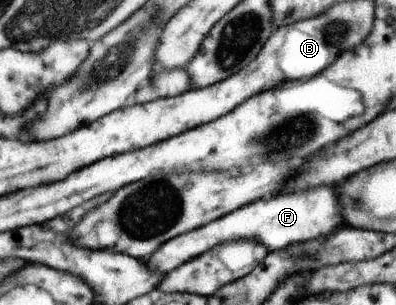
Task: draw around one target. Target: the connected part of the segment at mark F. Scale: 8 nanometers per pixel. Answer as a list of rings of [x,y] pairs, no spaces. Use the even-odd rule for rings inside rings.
[[[329,186],[315,188],[315,190],[309,190],[309,192],[283,194],[283,196],[275,196],[275,198],[273,196],[275,195],[256,200],[236,209],[235,212],[230,212],[229,216],[222,216],[204,227],[168,240],[153,255],[149,264],[156,271],[167,274],[183,263],[195,259],[196,256],[211,251],[218,244],[237,239],[265,240],[262,243],[268,248],[268,252],[276,251],[293,244],[293,242],[307,242],[307,240],[313,240],[313,238],[327,236],[327,234],[337,230],[335,228],[337,224],[343,222],[341,212],[335,206],[333,192],[331,192]]]

